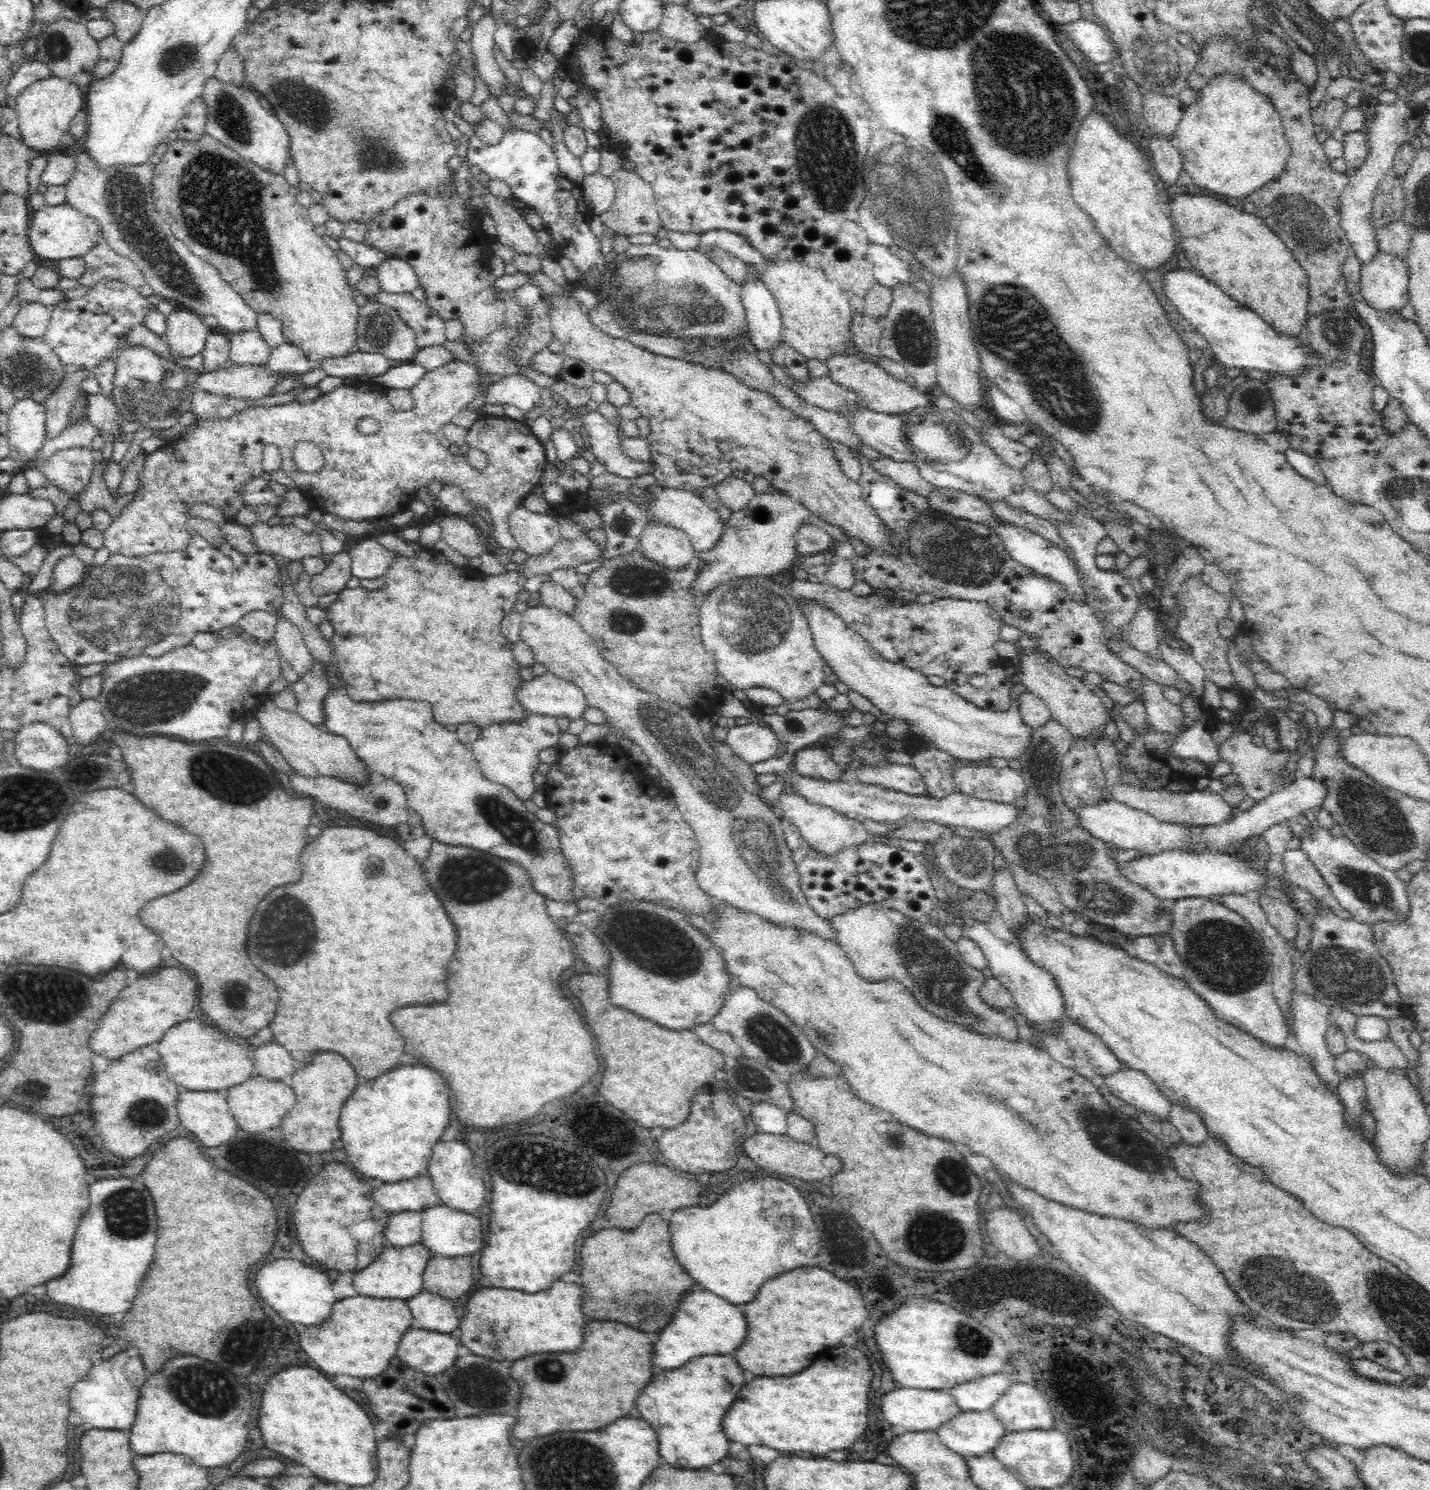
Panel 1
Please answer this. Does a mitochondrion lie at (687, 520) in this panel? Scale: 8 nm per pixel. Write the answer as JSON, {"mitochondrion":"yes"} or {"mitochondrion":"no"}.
{"mitochondrion":"no"}

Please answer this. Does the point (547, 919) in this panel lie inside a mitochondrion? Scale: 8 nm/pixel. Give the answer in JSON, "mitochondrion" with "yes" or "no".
{"mitochondrion":"no"}

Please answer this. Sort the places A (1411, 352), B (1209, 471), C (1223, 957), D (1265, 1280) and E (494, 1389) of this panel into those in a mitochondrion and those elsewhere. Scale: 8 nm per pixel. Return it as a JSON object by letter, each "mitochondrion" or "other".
{"A":"other","B":"other","C":"mitochondrion","D":"mitochondrion","E":"mitochondrion"}

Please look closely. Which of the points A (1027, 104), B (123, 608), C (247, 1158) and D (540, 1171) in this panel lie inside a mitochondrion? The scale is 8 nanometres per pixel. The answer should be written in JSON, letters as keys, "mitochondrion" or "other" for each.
{"A":"mitochondrion","B":"mitochondrion","C":"other","D":"mitochondrion"}

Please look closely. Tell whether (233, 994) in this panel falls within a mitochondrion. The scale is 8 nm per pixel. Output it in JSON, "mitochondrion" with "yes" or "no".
{"mitochondrion":"yes"}

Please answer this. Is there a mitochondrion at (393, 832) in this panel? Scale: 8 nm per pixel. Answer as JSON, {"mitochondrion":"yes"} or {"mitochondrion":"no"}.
{"mitochondrion":"no"}

